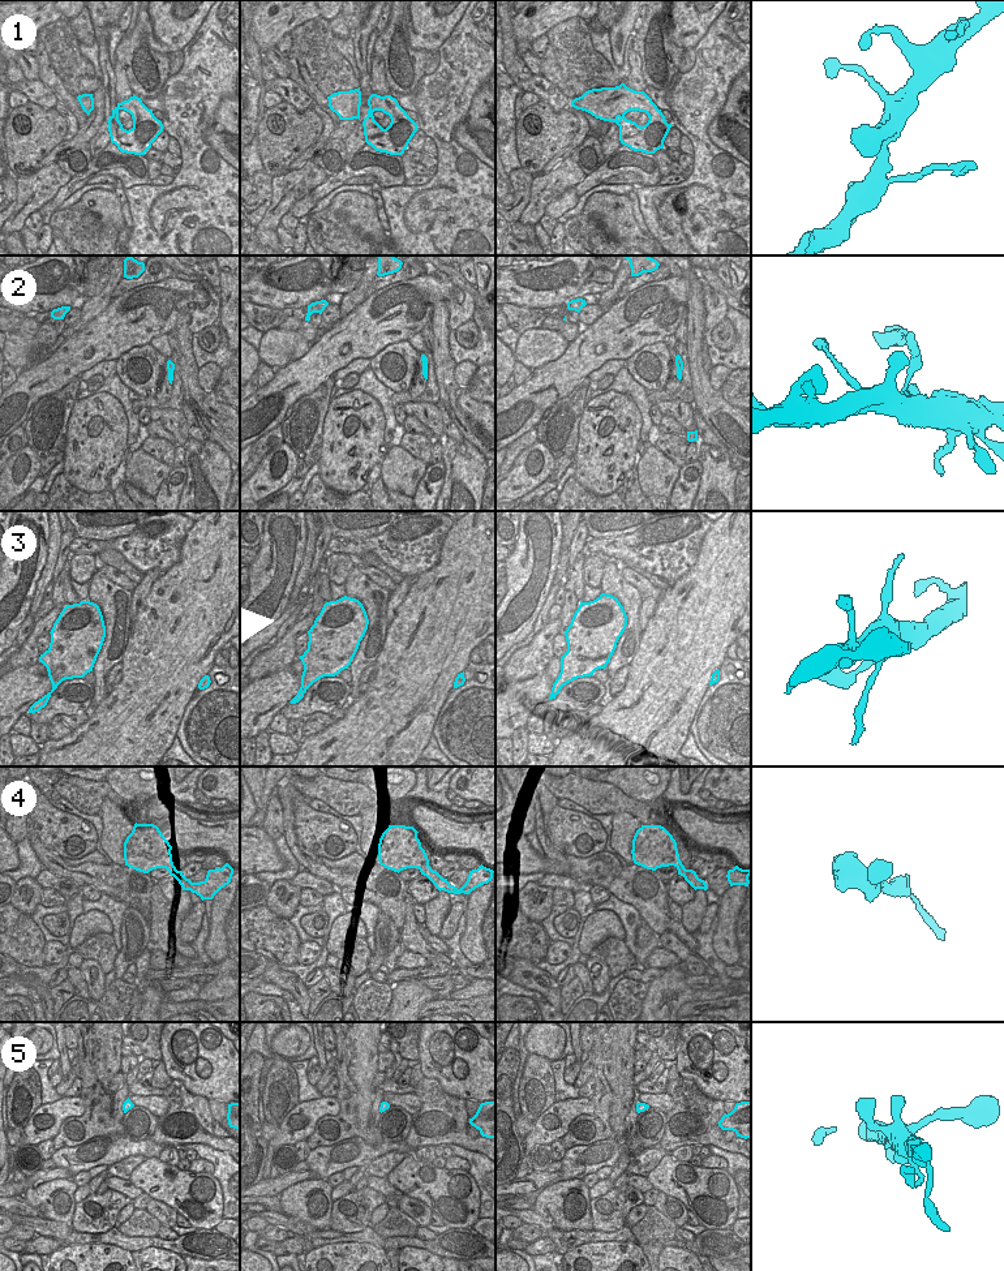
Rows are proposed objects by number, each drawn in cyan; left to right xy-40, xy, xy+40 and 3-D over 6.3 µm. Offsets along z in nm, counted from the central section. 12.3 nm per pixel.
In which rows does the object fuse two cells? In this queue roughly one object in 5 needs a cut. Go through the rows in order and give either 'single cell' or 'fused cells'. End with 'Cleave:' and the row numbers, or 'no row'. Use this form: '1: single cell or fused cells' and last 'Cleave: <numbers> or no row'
1: single cell
2: single cell
3: fused cells
4: single cell
5: single cell
Cleave: 3

